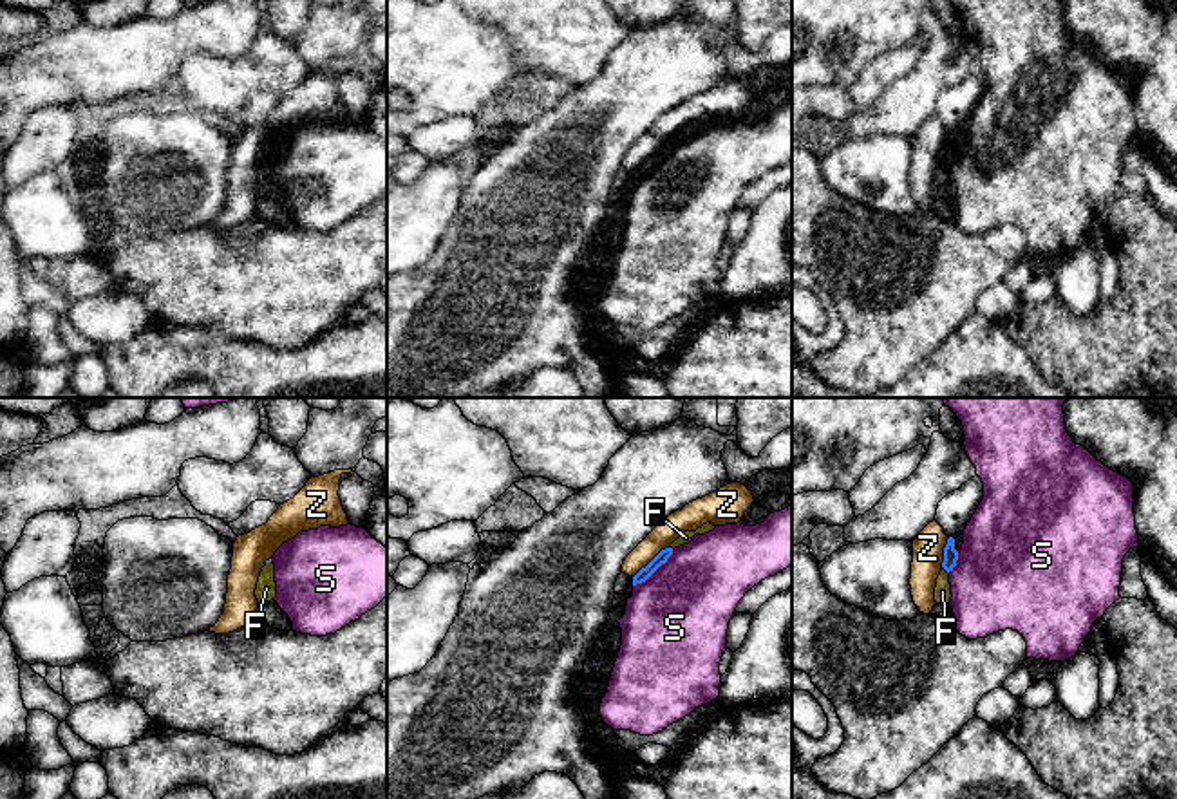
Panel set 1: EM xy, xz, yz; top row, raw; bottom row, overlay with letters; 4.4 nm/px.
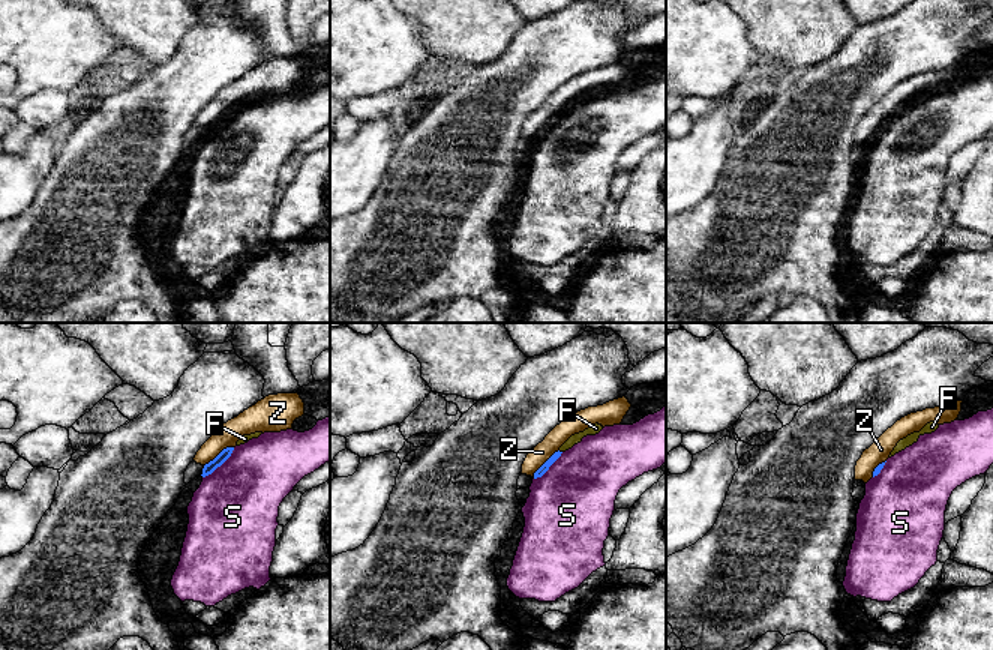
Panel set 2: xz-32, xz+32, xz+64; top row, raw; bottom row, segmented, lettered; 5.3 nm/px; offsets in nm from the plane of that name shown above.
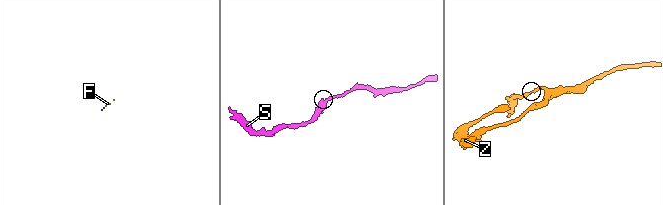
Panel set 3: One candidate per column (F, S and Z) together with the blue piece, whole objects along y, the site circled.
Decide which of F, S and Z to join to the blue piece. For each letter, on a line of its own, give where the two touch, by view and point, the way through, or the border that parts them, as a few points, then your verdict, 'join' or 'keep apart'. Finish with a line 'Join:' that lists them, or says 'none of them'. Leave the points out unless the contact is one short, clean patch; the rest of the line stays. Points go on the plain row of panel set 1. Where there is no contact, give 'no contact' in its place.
F: contact yz (944, 163); way yz (950, 149), (944, 163), (942, 187); join
S: contact xz (655, 165); border xz (673, 145), (664, 158), (633, 181); keep apart
Z: contact xz (653, 154); border xz (669, 141), (662, 143), (633, 172); keep apart
Join: F

